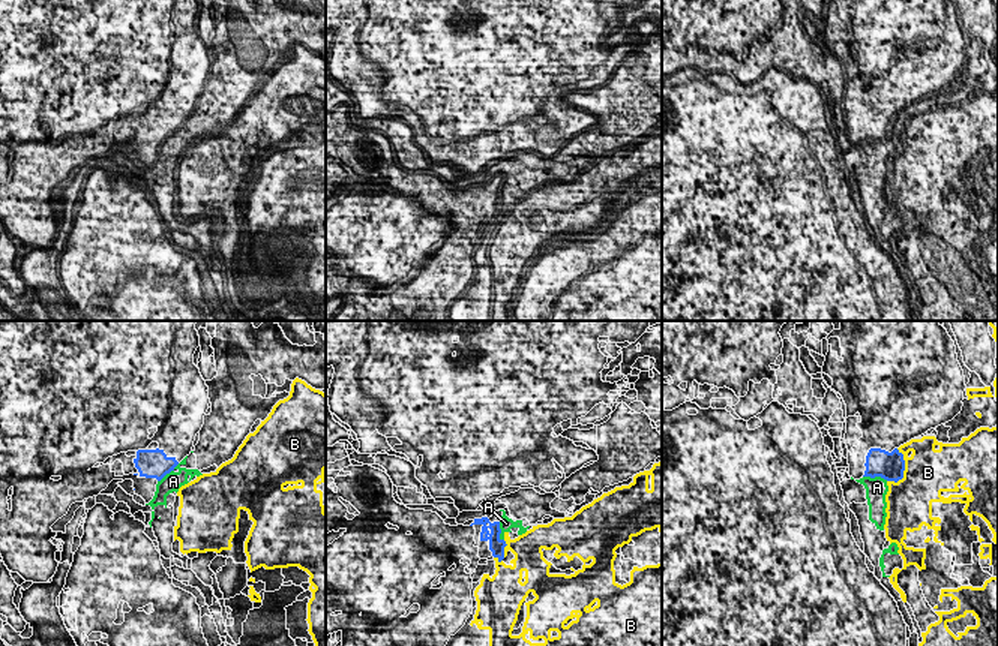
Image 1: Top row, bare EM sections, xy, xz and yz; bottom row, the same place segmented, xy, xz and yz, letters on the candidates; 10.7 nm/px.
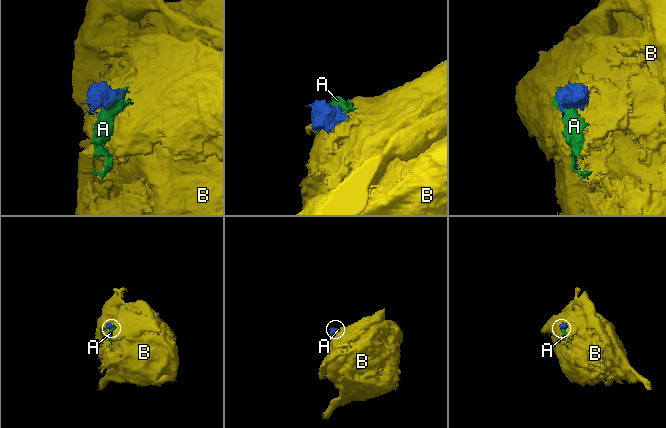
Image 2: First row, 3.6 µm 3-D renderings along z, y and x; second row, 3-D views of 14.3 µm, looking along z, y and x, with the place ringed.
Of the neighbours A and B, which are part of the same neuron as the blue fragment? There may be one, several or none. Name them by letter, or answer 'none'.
none

